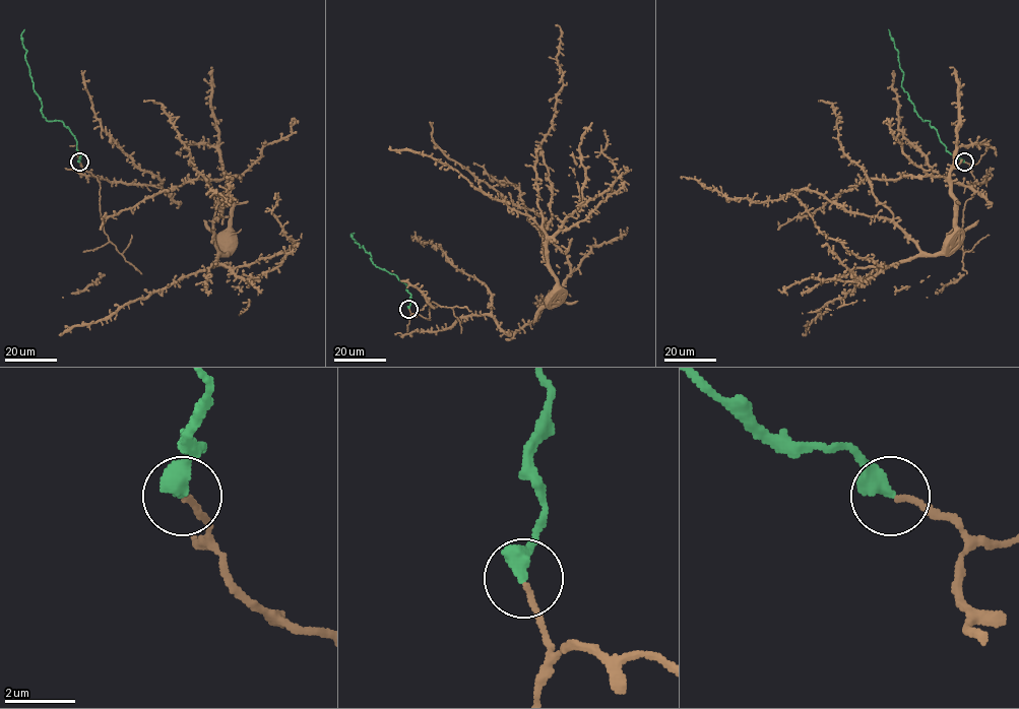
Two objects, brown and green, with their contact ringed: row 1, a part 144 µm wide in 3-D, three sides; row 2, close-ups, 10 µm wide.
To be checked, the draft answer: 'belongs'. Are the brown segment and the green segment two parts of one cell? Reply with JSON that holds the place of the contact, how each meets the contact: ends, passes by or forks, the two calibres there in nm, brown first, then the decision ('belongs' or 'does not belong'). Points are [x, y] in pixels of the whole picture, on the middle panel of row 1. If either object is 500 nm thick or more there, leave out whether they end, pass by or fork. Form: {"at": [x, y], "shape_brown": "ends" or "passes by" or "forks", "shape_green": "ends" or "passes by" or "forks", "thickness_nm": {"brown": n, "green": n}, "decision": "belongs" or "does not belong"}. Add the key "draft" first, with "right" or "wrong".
{"draft": "right", "at": [408, 309], "shape_brown": "ends", "shape_green": "ends", "thickness_nm": {"brown": 140, "green": 480}, "decision": "belongs"}

